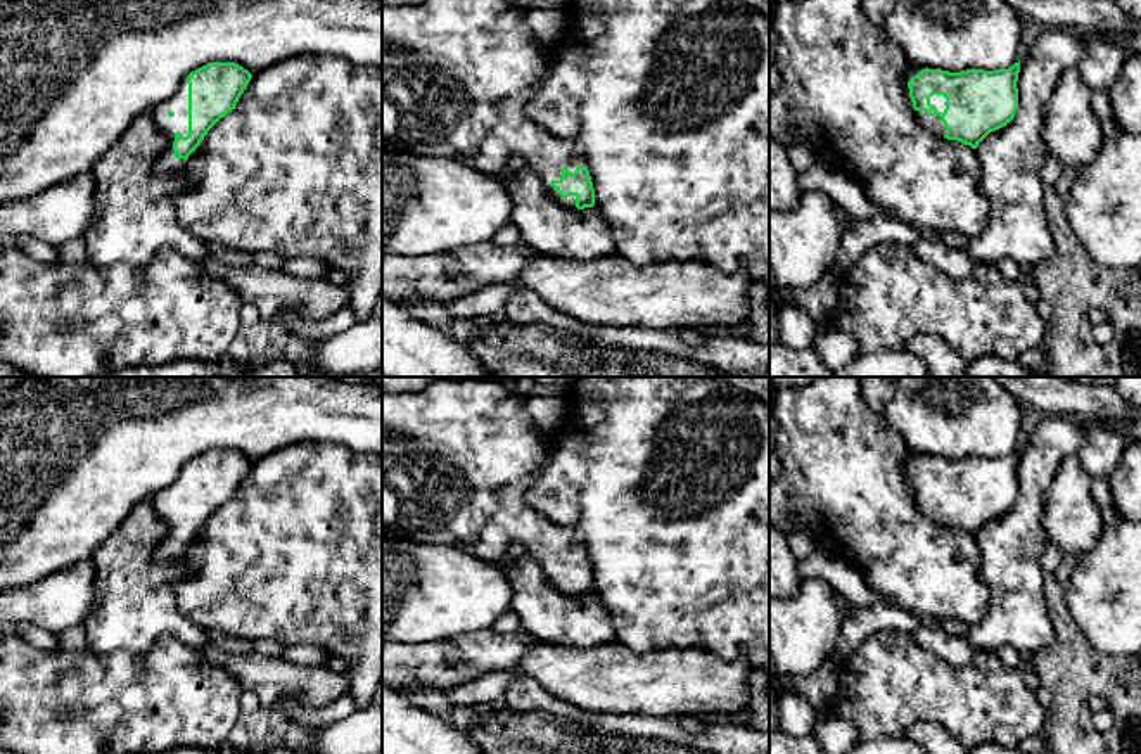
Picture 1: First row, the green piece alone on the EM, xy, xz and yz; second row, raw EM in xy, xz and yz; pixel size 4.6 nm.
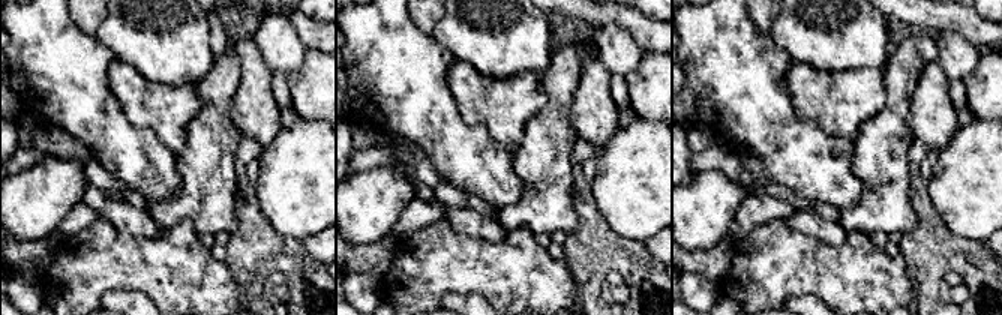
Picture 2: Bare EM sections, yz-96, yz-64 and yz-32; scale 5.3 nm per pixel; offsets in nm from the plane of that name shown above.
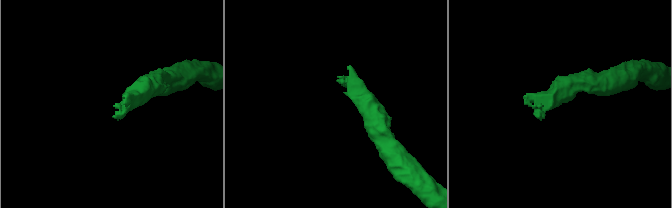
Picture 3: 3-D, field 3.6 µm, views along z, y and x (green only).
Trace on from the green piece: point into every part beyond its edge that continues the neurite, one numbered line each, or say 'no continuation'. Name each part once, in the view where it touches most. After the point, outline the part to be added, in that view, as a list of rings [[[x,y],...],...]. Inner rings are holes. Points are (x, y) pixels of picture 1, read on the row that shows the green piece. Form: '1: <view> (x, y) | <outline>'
1: xy (178, 102) | [[[183,81],[166,102],[154,105],[149,114],[168,140],[168,149],[156,163],[156,173],[180,171],[185,159],[175,157],[173,142],[176,131],[188,135],[188,83]]]

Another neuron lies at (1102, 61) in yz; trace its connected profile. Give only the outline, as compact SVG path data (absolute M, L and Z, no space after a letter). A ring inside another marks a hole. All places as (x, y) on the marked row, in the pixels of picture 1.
M1086 33L1084 52L1077 64L1077 71L1091 90L1106 92L1119 78L1125 57L1127 54L1113 45L1105 35Z

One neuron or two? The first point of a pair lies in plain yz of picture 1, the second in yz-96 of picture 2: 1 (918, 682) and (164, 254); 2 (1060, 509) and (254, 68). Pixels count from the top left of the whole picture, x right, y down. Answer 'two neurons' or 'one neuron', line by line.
1: one neuron
2: one neuron

